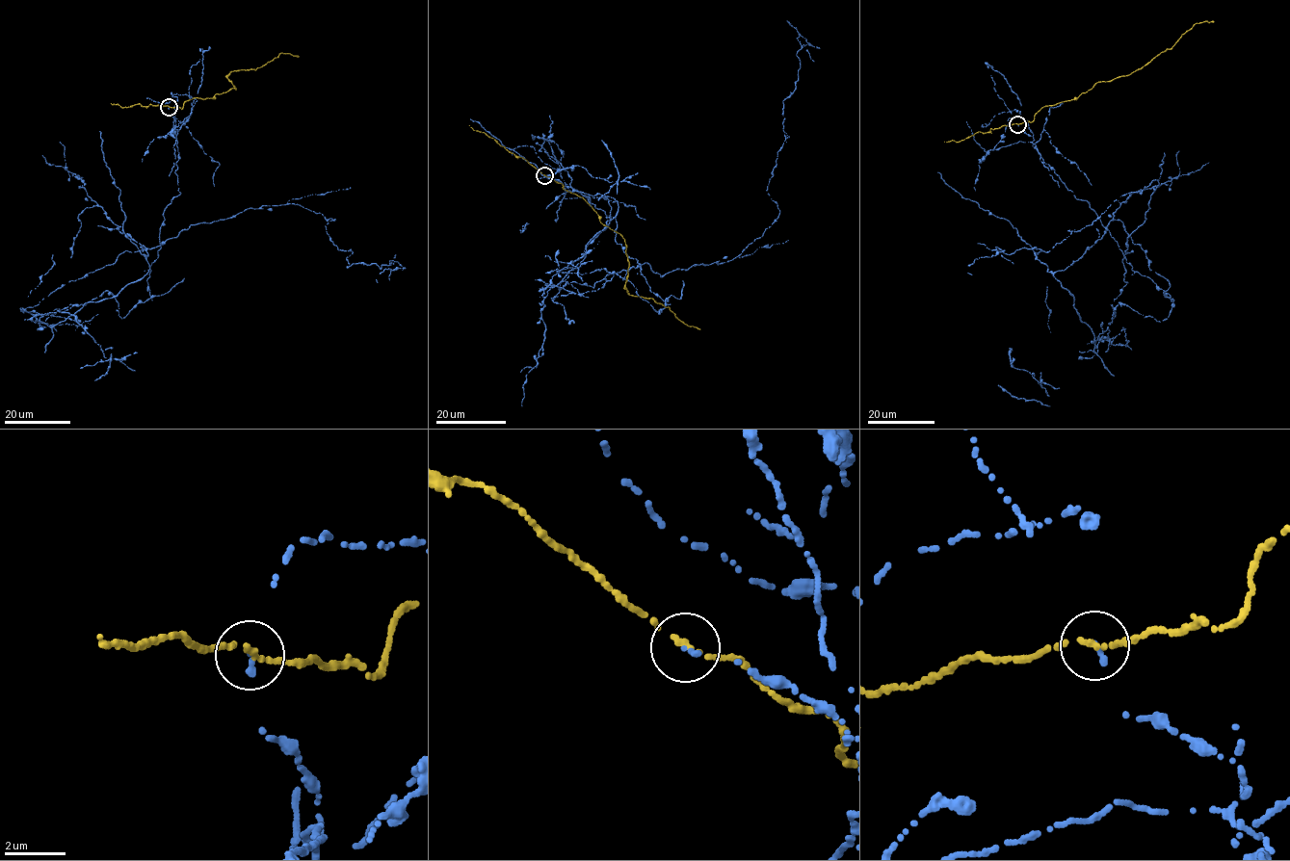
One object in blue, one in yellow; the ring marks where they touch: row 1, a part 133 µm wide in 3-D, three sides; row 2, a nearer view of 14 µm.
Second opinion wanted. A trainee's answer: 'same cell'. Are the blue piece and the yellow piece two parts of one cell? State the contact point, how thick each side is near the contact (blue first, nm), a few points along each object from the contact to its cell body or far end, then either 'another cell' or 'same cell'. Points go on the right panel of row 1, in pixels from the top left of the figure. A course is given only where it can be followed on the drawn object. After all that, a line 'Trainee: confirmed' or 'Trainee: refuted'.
at (1017, 124); 170 nm thick on the blue side, 160 nm on the other; blue runs (1017, 124), (1173, 303), (1160, 322), (1118, 303), (1095, 341), (1053, 275), (1100, 239), (1131, 194), (1208, 163); yellow runs (1016, 124), (1031, 122), (1039, 109), (1075, 99), (1097, 83), (1129, 75), (1171, 48), (1196, 23), (1214, 21); another cell
Trainee: refuted

